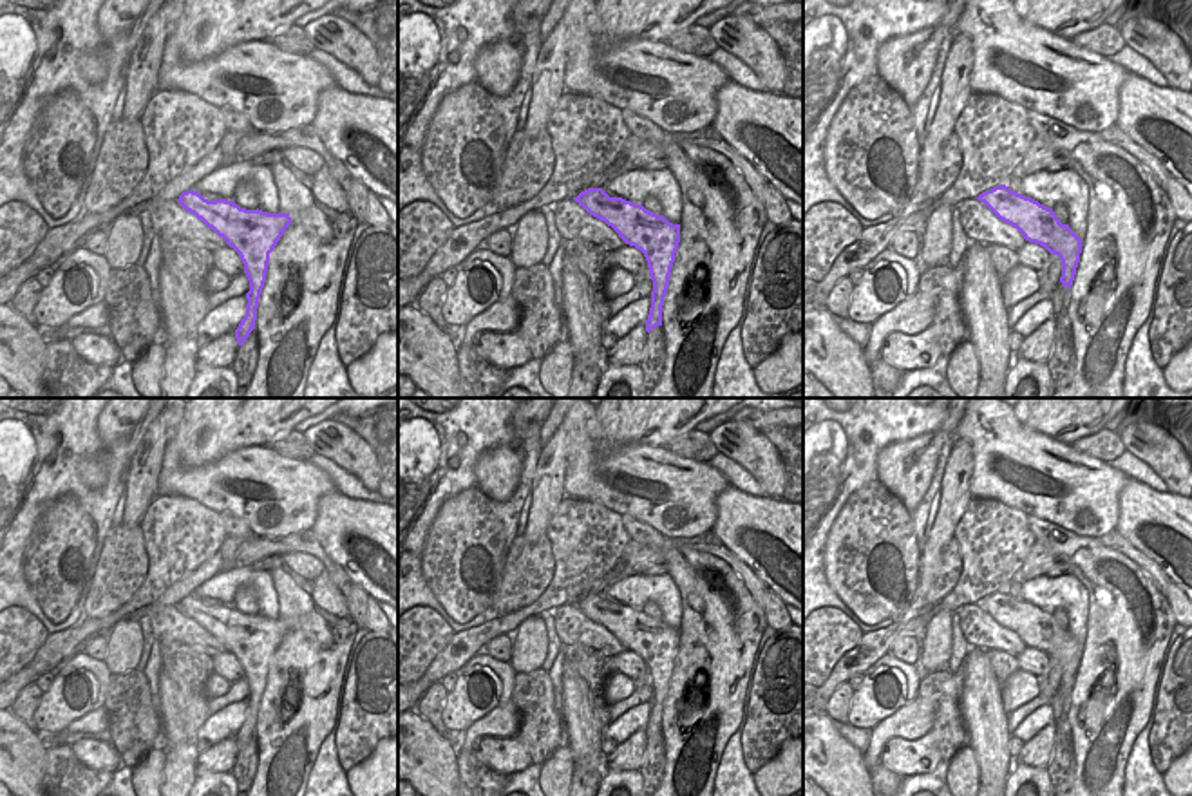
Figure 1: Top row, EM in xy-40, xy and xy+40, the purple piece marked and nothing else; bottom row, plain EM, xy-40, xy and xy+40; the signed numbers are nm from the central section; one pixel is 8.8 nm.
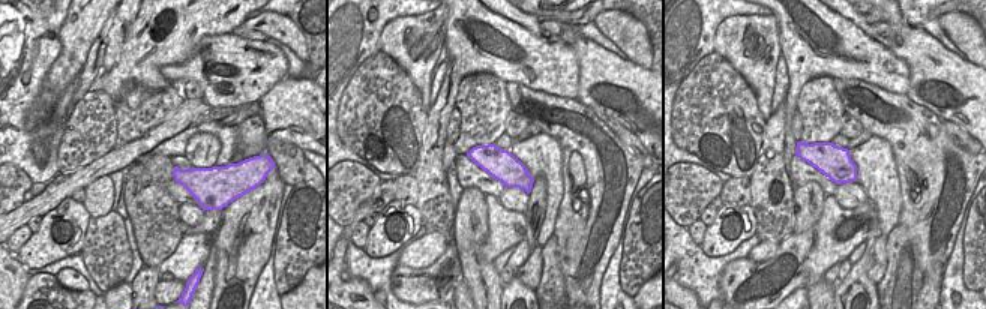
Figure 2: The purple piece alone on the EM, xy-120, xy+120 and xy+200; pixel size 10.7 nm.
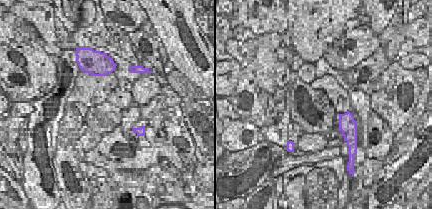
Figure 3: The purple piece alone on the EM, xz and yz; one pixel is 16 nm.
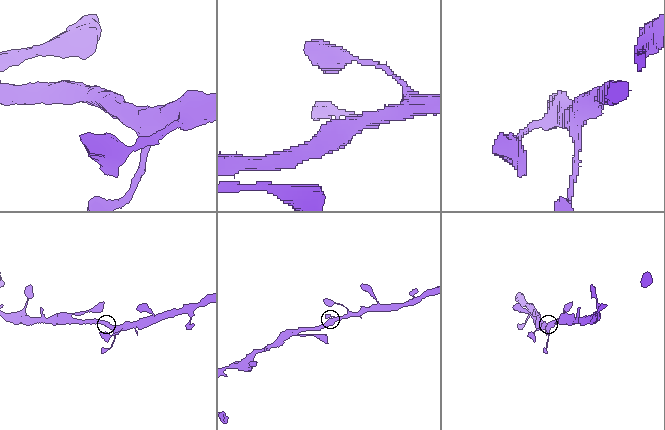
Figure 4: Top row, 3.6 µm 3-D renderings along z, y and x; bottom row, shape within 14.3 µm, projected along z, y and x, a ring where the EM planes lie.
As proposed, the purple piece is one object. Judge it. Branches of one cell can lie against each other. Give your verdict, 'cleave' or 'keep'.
keep

